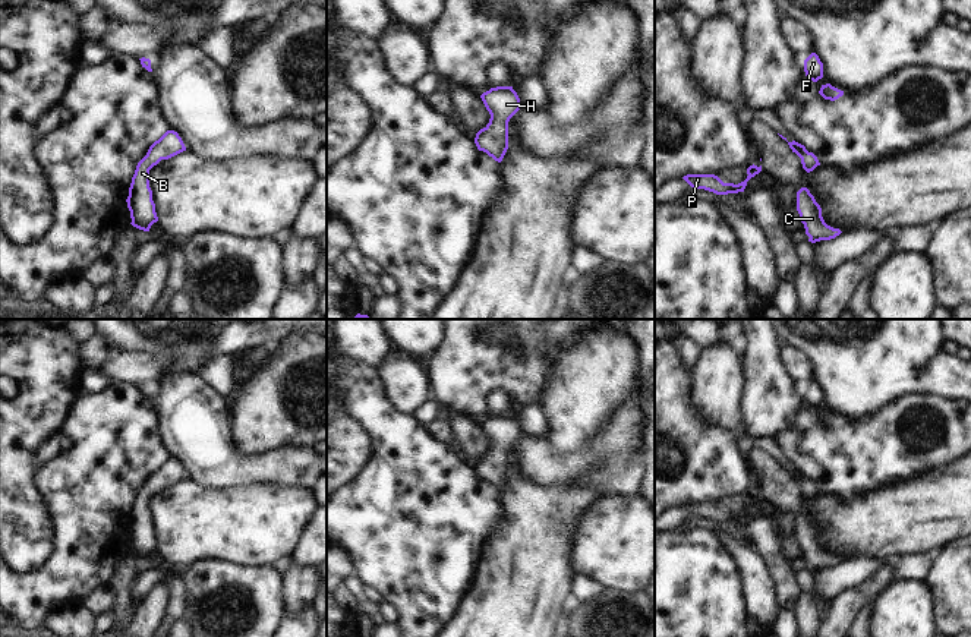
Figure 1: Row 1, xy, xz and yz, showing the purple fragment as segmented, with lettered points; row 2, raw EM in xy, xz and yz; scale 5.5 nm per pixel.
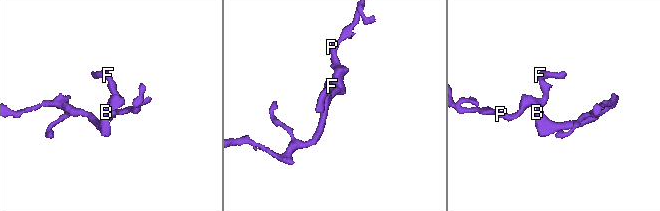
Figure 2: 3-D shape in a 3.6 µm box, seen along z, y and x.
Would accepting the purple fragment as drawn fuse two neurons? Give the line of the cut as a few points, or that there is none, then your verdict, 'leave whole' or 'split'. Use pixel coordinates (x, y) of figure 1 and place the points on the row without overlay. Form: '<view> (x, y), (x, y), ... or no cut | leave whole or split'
no cut | leave whole

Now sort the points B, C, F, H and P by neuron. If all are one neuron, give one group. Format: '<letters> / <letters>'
B C F H P

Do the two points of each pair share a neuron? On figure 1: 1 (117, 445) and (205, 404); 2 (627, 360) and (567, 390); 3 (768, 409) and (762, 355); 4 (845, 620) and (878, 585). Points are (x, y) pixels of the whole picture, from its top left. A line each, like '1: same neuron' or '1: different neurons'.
1: different neurons
2: same neuron
3: same neuron
4: same neuron

